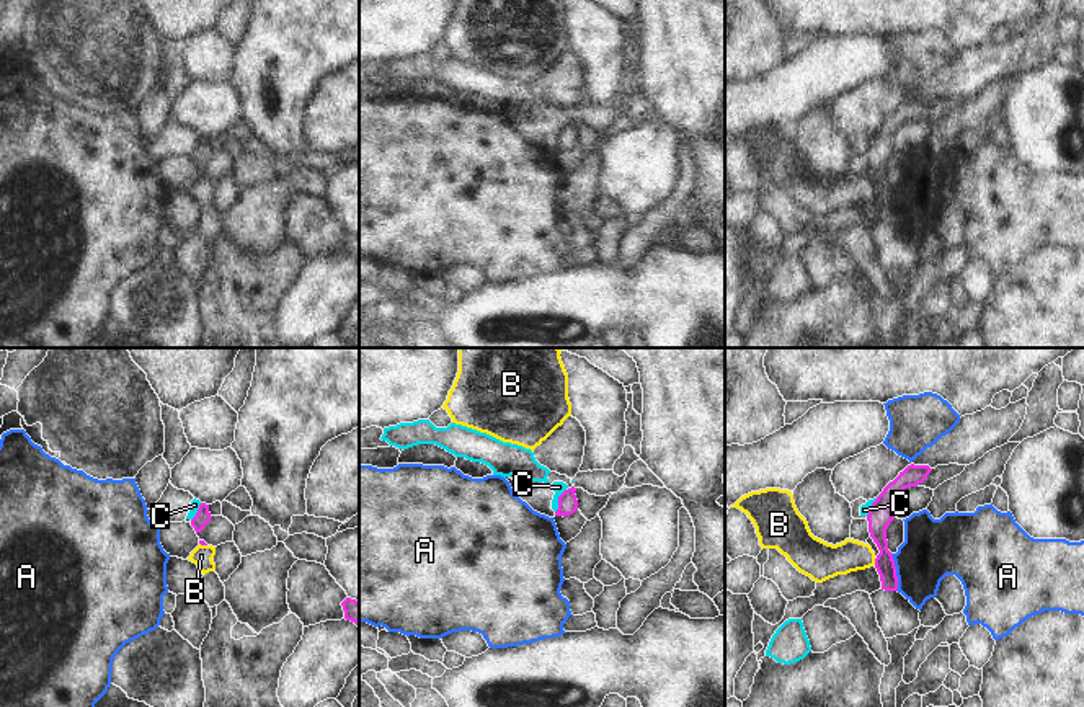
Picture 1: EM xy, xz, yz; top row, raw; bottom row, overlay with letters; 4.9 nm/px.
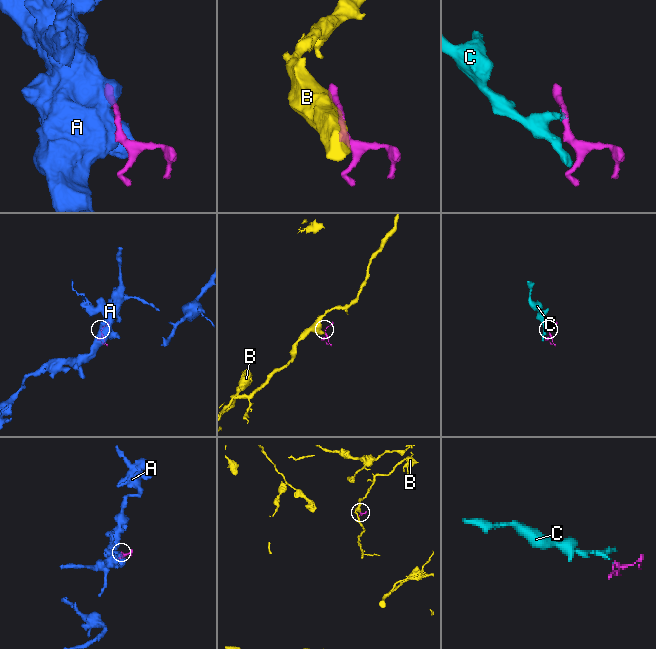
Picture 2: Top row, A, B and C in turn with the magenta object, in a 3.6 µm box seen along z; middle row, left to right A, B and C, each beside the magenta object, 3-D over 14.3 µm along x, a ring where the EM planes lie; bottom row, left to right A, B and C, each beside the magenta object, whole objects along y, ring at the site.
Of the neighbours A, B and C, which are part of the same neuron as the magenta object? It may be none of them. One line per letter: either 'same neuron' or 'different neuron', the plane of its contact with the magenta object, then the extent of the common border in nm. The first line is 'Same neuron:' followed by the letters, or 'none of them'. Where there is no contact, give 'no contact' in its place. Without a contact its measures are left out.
Same neuron: none of them
A: different neuron | yz | 190 nm
B: different neuron | yz | 30 nm
C: different neuron | xz | 130 nm

